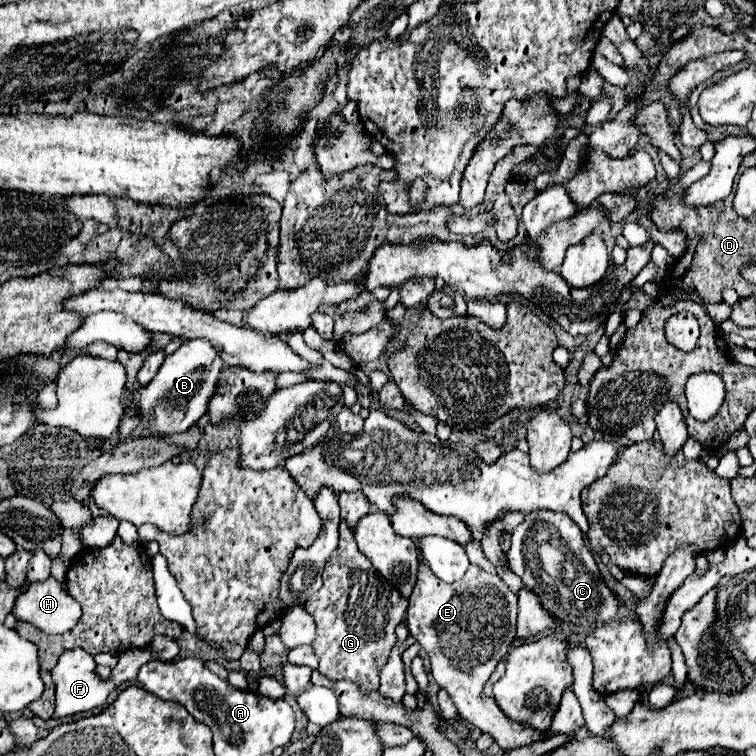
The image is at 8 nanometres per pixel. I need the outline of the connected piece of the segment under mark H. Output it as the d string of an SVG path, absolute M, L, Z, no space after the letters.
M48 578L34 582L14 602L12 614L32 622L46 634L64 634L80 620L80 604L66 592L64 584Z

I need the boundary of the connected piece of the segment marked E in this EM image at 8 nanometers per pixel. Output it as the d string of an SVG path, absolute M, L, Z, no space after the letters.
M470 564L462 580L446 584L428 566L420 566L418 582L408 602L408 630L430 656L432 676L450 694L458 714L474 728L490 734L506 750L544 738L542 732L532 730L528 724L508 720L494 698L482 692L498 660L510 652L516 640L518 608L512 600L508 602L506 588L498 586L498 574L488 574L478 564Z

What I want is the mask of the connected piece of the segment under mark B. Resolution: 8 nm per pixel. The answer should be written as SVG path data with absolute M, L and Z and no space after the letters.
M206 338L186 340L172 356L166 356L156 378L140 390L140 396L136 398L132 394L132 402L138 404L144 420L150 422L150 434L172 436L196 426L198 420L208 412L208 402L216 394L222 370L224 360L218 348Z

